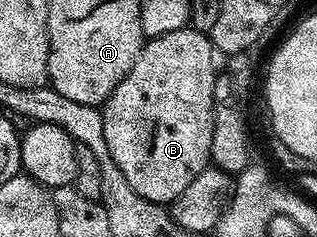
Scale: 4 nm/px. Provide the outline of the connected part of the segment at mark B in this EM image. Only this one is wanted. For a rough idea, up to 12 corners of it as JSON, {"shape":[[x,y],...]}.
{"shape":[[148,38],[101,109],[128,183],[168,206],[210,168],[217,69]]}

